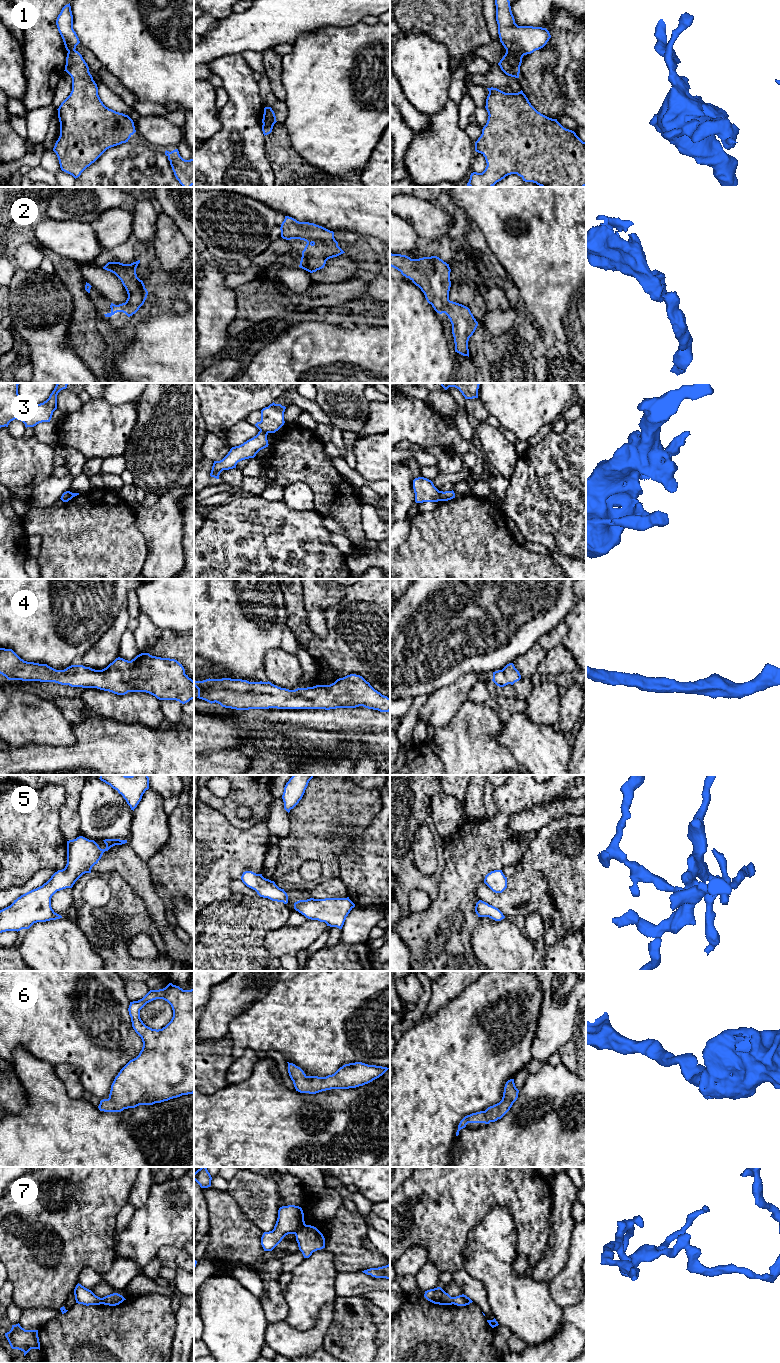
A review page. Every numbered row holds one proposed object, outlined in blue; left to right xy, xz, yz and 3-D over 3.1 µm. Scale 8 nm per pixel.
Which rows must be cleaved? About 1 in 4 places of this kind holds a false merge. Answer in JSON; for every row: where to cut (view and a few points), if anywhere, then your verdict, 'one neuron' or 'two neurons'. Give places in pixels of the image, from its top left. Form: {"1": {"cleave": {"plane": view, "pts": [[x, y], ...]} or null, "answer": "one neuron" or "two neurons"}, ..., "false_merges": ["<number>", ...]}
{"1": {"cleave": {"plane": "yz", "pts": [[506, 50], [520, 52], [523, 55]]}, "answer": "two neurons"}, "2": {"cleave": null, "answer": "one neuron"}, "3": {"cleave": {"plane": "yz", "pts": [[438, 491], [439, 500]]}, "answer": "two neurons"}, "4": {"cleave": null, "answer": "one neuron"}, "5": {"cleave": null, "answer": "one neuron"}, "6": {"cleave": null, "answer": "one neuron"}, "7": {"cleave": {"plane": "xz", "pts": [[305, 1224], [294, 1233]]}, "answer": "two neurons"}, "false_merges": ["1", "3", "7"]}

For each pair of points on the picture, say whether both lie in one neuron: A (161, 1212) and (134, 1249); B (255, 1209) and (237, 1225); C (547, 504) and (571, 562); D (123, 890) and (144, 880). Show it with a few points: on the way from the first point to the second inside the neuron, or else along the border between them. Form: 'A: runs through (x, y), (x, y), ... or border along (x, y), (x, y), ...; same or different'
A: runs through (158, 1221), (140, 1240); same
B: border along (233, 1198), (243, 1215), (263, 1232); different
C: border along (549, 550), (575, 558); different
D: border along (110, 873), (116, 872), (145, 904); different

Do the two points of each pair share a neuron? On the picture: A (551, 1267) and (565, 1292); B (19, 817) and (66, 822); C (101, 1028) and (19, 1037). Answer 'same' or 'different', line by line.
A: different
B: different
C: same

